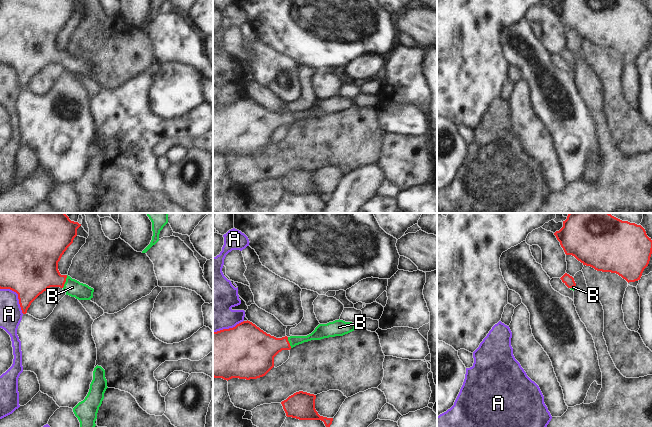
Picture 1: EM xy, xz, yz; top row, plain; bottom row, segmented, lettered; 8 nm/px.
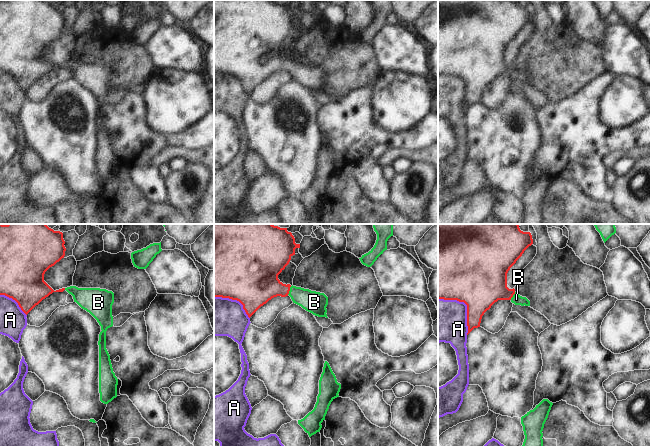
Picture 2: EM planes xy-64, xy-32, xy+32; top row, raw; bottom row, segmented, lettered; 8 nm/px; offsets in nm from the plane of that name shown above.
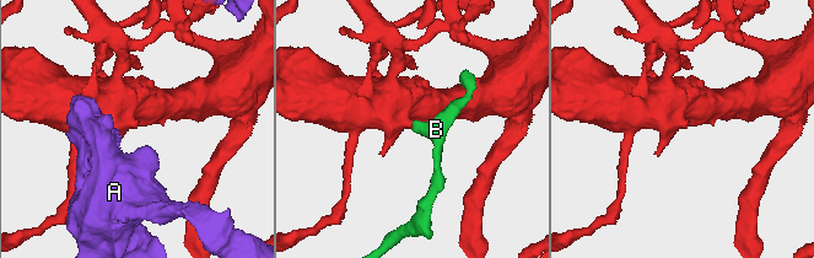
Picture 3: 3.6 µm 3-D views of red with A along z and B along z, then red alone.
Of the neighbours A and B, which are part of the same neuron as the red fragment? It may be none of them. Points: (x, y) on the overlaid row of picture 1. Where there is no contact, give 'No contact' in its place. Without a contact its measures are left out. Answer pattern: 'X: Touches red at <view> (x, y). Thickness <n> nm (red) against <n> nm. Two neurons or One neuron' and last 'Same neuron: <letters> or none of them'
A: Touches red at xy (18, 295). Thickness 460 nm (red) against 180 nm. Two neurons
B: Touches red at xy (65, 281). Thickness 340 nm (red) against 140 nm. One neuron
Same neuron: B.

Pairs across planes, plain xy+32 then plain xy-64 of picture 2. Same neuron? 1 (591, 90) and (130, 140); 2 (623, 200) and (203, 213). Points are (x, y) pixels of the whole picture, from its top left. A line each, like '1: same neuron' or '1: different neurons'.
1: same neuron
2: different neurons

